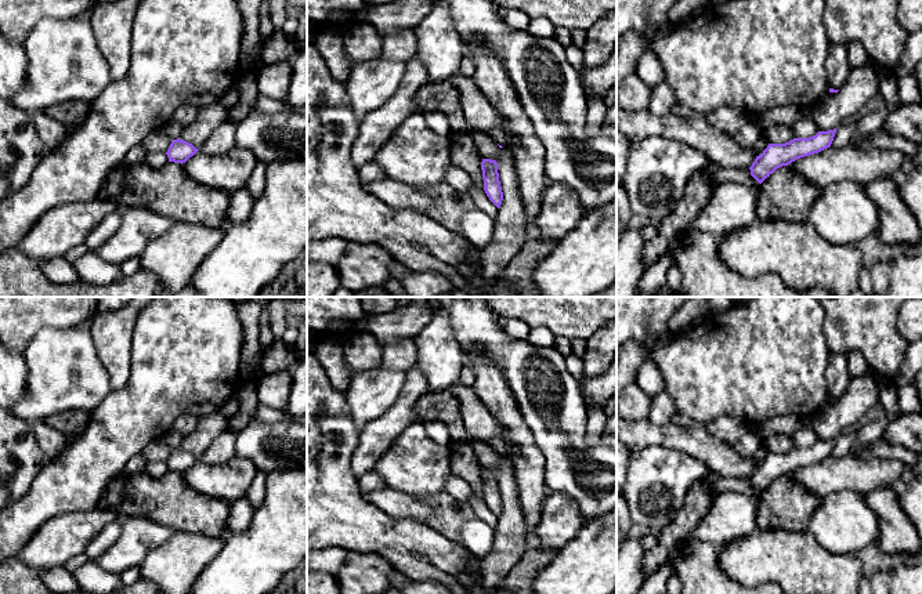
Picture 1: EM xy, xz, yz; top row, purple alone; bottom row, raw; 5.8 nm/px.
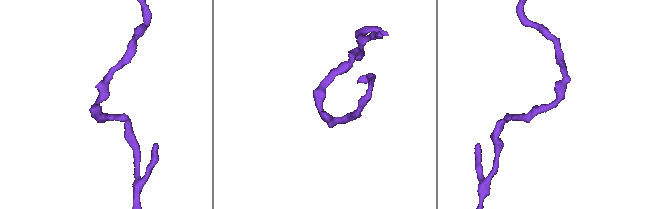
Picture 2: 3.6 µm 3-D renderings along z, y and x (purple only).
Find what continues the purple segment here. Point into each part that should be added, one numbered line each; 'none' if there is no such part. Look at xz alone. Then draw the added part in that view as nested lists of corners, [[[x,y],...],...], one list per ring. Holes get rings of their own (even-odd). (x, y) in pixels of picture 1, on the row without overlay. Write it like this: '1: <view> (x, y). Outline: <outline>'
none

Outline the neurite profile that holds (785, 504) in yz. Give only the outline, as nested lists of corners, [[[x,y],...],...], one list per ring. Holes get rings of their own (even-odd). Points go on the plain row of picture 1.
[[[791,474],[770,483],[756,501],[756,525],[762,530],[806,532],[821,499],[806,490]]]

